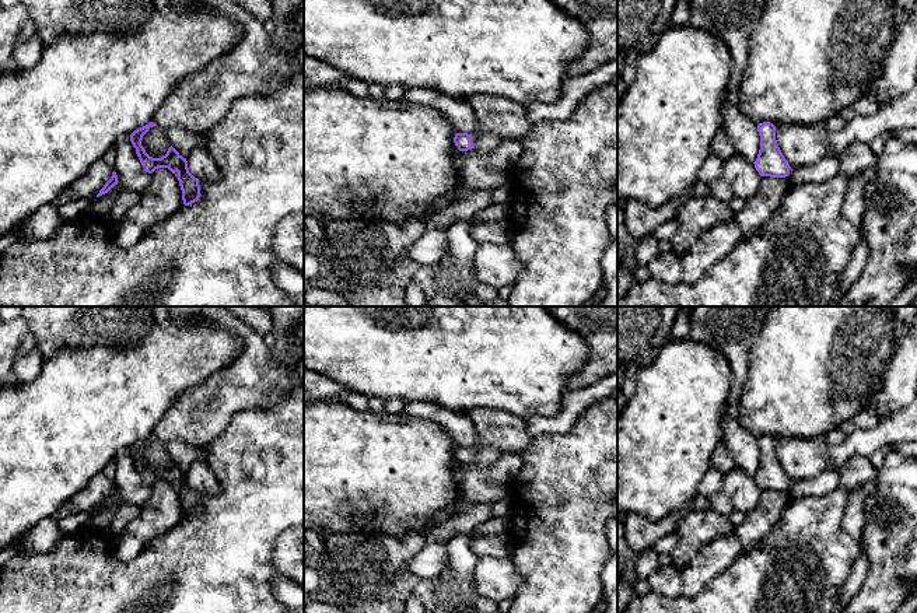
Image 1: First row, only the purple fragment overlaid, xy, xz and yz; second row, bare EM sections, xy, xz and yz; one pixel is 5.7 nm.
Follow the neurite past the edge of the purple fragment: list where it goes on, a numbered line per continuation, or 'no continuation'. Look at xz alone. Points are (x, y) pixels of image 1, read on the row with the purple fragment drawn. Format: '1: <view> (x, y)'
1: xz (507, 119)

